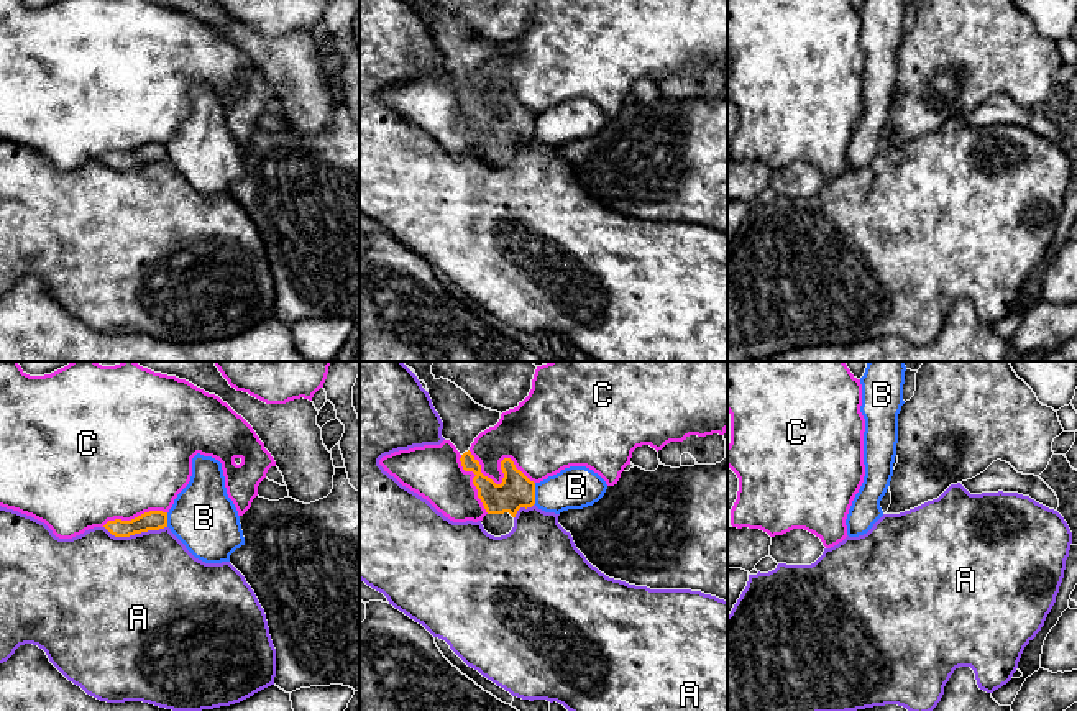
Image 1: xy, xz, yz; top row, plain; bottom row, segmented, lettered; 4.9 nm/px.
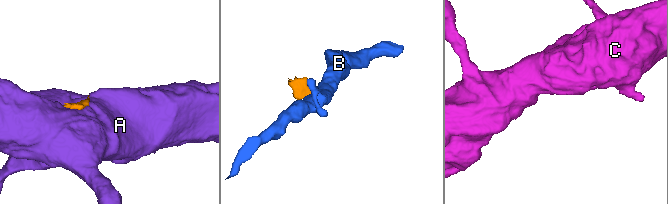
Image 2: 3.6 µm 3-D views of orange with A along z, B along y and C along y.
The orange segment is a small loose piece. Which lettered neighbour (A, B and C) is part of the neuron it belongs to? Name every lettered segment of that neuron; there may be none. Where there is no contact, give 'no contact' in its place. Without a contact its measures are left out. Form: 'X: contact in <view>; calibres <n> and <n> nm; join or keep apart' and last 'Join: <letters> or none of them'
A: contact in xy; calibres 100 and 480 nm; keep apart
B: contact in xz; calibres 170 and 200 nm; keep apart
C: contact in xz; calibres 170 and 360 nm; keep apart
Join: none of them

